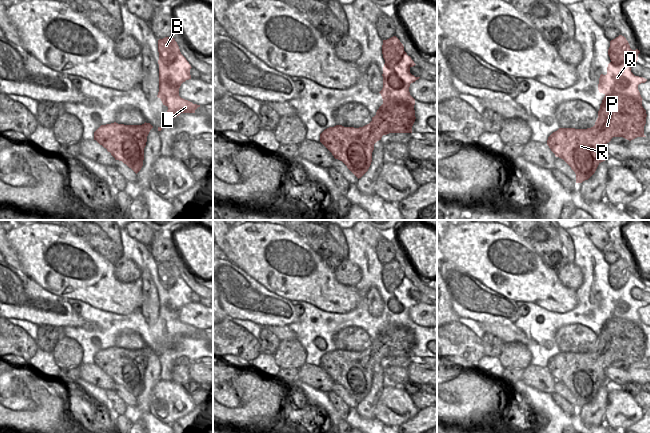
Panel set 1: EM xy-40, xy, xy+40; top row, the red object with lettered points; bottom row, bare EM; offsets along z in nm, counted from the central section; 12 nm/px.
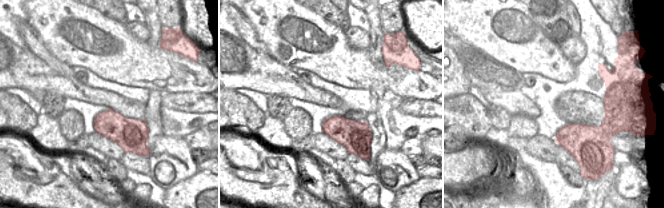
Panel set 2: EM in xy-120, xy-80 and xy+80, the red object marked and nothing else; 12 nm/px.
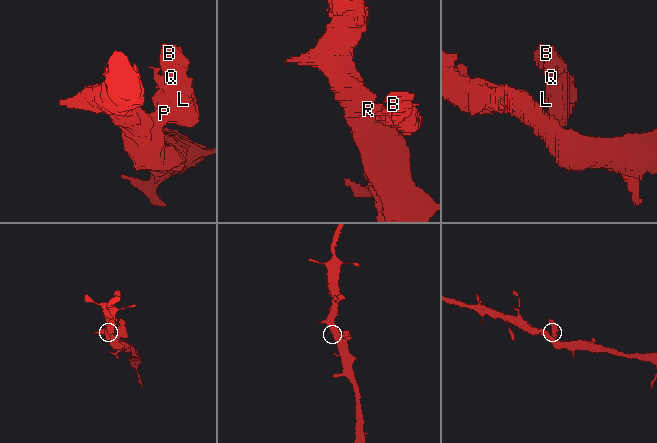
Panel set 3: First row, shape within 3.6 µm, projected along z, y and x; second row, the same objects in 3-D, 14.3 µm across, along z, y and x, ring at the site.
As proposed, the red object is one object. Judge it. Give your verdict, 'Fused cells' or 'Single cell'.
Single cell.

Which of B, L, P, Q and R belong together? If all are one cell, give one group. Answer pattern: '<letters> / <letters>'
B L P Q R

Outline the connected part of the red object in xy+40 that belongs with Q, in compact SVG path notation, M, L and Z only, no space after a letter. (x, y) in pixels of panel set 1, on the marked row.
M619 35L610 41L608 55L611 62L607 67L607 74L600 75L598 90L605 96L598 111L595 125L587 129L559 128L547 140L547 145L556 157L563 159L575 172L576 183L588 180L596 171L598 165L607 158L606 144L613 137L623 137L629 141L644 135L646 124L646 110L642 106L642 97L638 85L647 79L635 76L631 66L638 60L638 49L632 50L626 38Z

